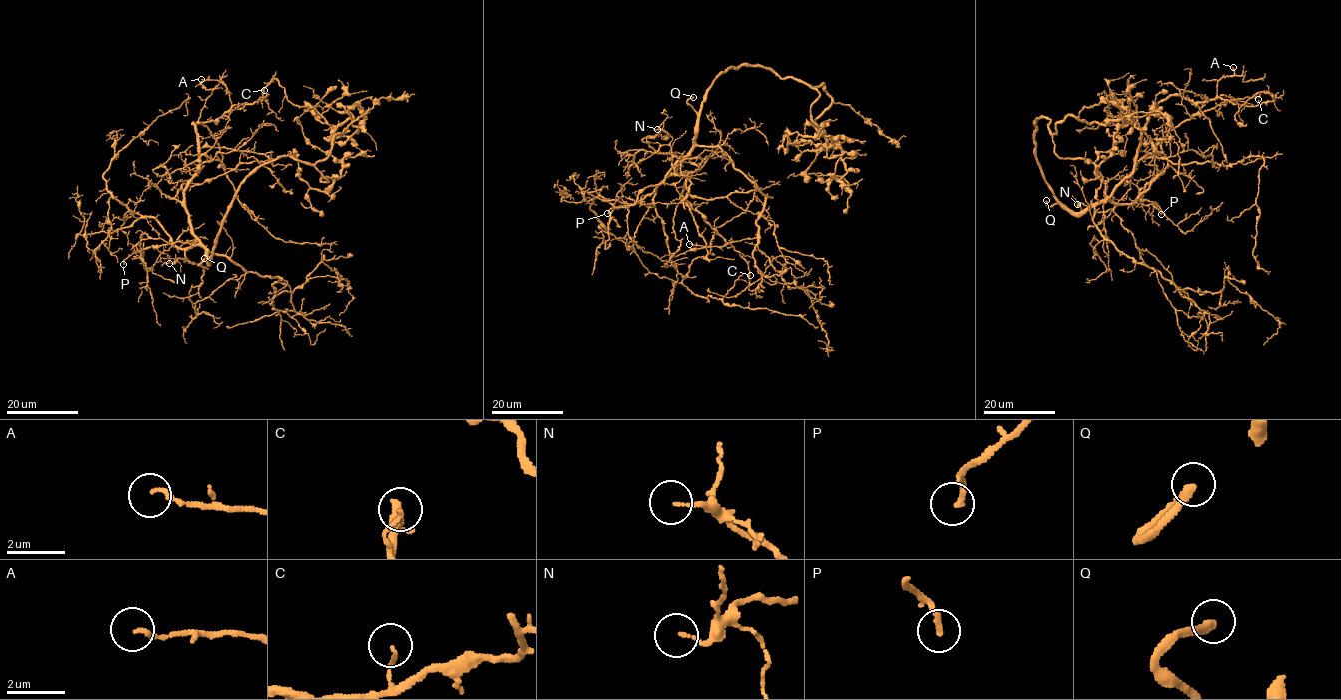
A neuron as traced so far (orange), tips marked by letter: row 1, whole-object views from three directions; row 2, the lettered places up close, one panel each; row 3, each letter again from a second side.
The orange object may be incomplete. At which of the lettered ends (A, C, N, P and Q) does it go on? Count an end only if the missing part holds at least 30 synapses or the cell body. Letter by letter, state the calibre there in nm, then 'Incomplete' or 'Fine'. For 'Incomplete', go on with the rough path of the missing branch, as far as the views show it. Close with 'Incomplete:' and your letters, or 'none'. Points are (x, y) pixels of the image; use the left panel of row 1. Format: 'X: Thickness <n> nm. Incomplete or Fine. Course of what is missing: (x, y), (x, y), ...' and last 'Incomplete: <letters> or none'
A: Thickness 130 nm. Fine
C: Thickness 100 nm. Fine
N: Thickness 90 nm. Fine
P: Thickness 200 nm. Fine
Q: Thickness 320 nm. Incomplete. Course of what is missing: (204, 258), (217, 235), (236, 225), (246, 213), (274, 204), (290, 190)
Incomplete: Q

